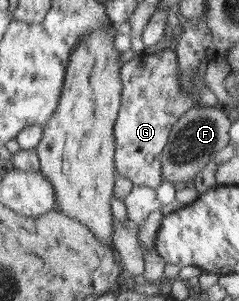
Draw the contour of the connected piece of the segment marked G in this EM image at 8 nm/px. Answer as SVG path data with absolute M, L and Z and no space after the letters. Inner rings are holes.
M170 48L149 51L121 65L123 80L120 109L113 129L117 173L133 185L158 188L162 180L160 154L174 124L196 106L192 95L184 96L177 54Z

